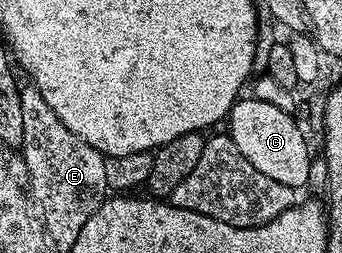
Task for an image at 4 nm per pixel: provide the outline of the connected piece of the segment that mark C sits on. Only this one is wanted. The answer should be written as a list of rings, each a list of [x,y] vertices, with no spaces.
[[[255,99],[237,100],[232,112],[226,118],[227,136],[232,138],[234,147],[262,171],[262,175],[270,175],[278,183],[286,183],[286,187],[300,191],[312,177],[312,153],[308,150],[308,141],[300,130],[301,122],[286,111],[278,111],[270,103],[262,103]]]

